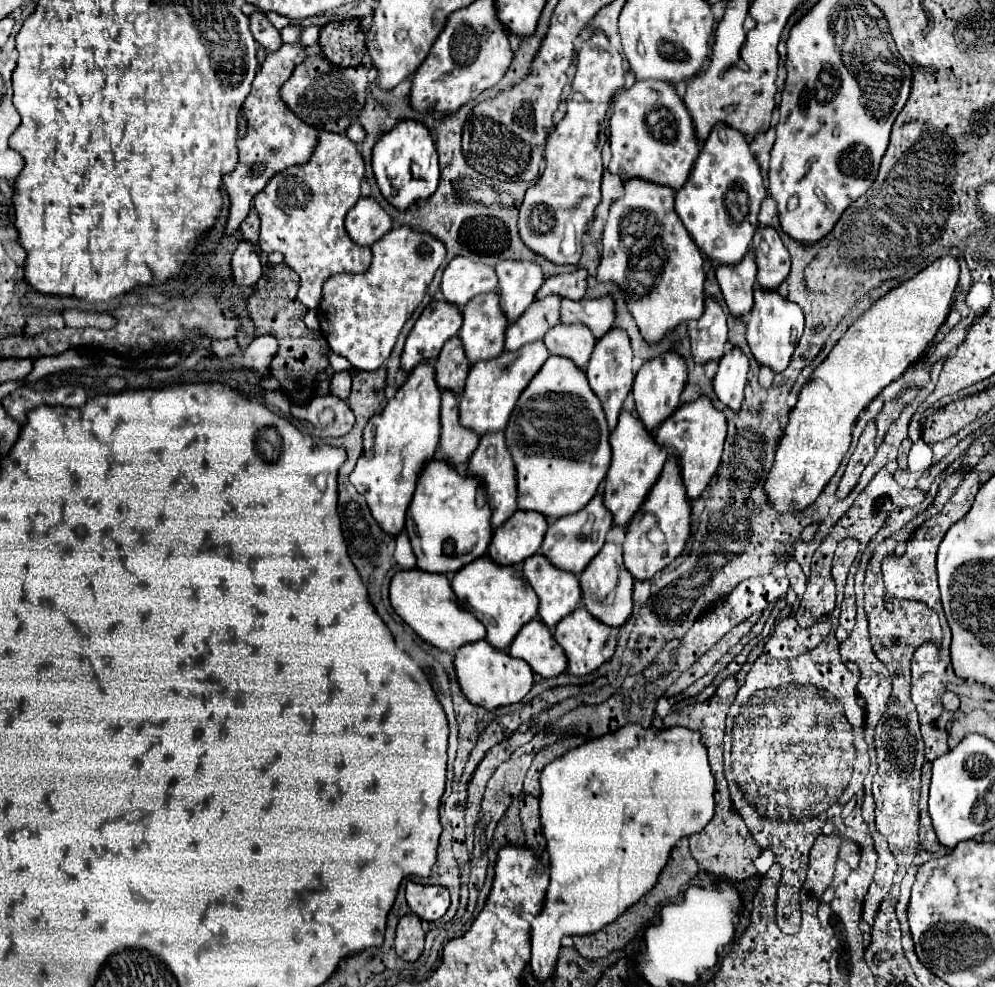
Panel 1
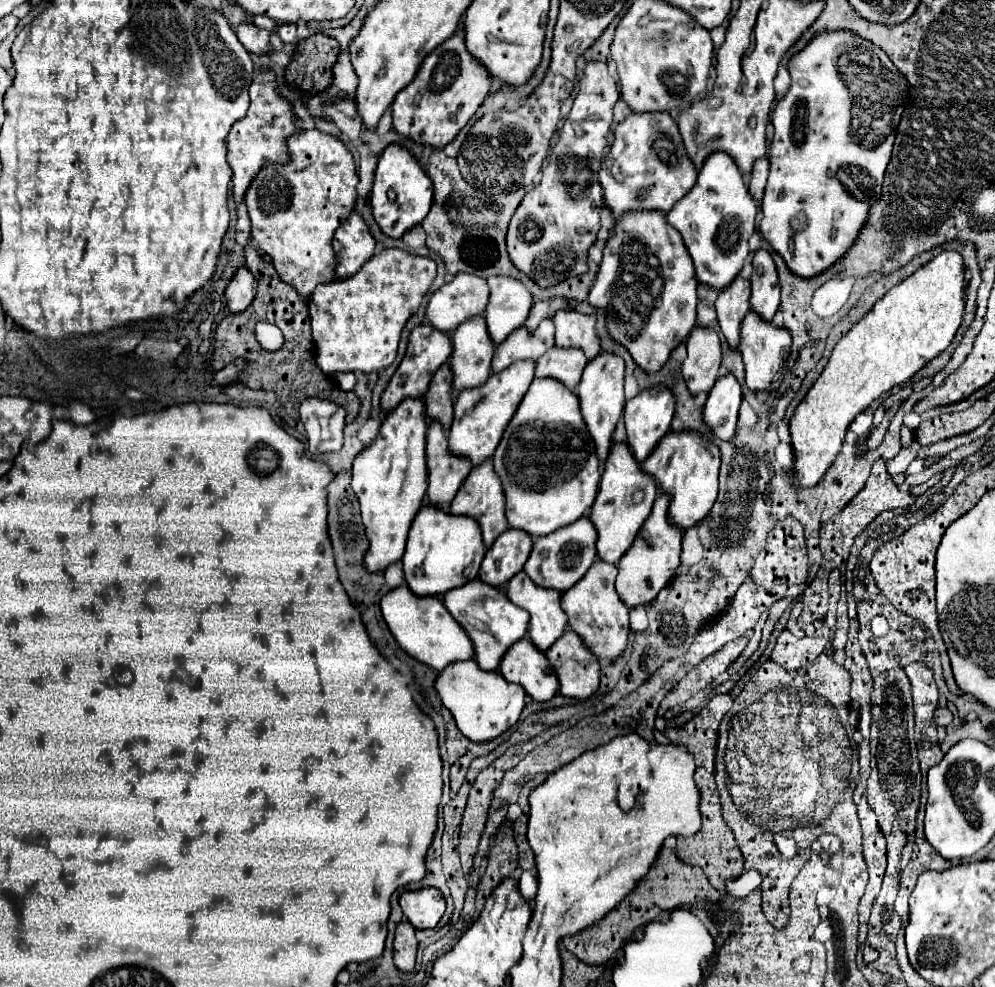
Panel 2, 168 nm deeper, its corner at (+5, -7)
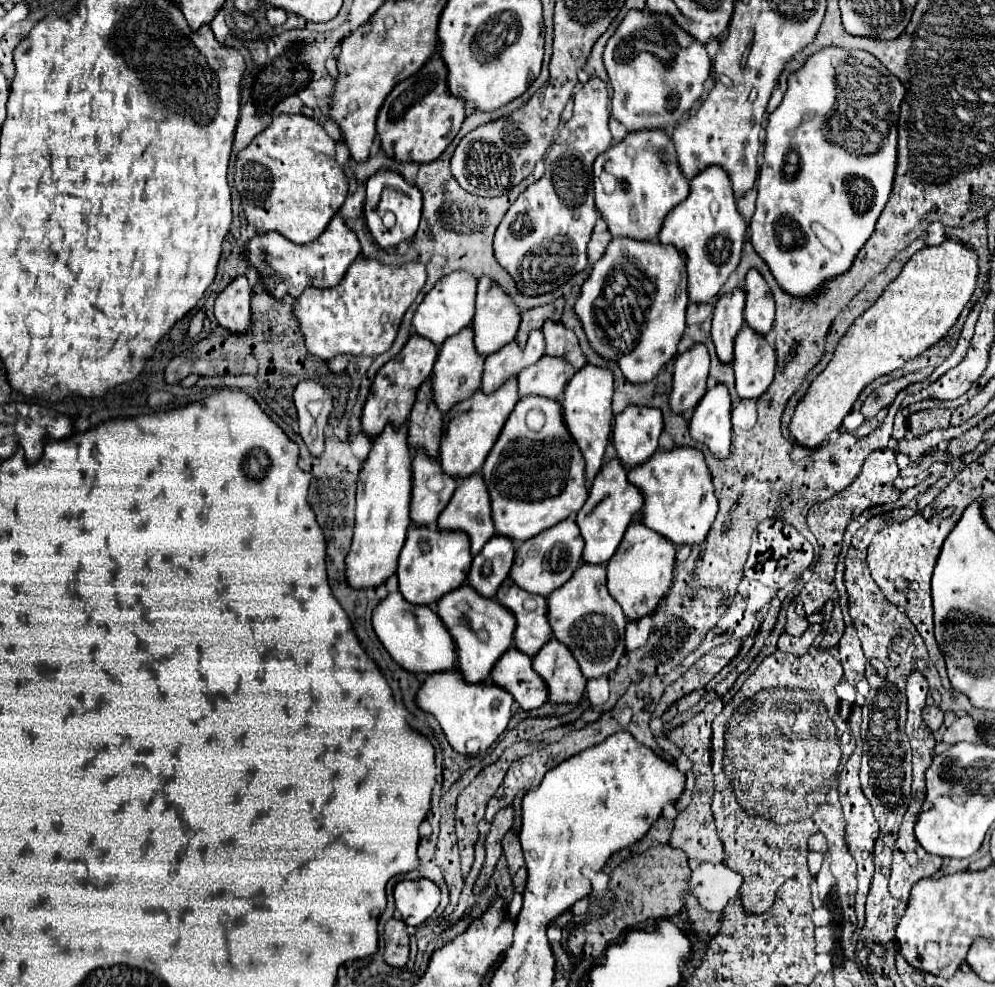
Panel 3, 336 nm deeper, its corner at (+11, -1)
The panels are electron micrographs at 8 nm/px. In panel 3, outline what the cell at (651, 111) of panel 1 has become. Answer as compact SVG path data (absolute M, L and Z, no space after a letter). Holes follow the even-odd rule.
M645 130L645 134L627 134L625 140L621 140L617 146L607 150L605 154L597 156L593 164L593 180L595 180L595 206L601 212L603 220L609 226L609 232L613 238L633 238L639 242L645 240L657 240L659 230L665 222L665 216L689 196L689 180L681 174L677 166L677 156L673 150L671 138L663 130ZM609 172L615 176L615 190L611 194L605 194L601 184L601 174Z

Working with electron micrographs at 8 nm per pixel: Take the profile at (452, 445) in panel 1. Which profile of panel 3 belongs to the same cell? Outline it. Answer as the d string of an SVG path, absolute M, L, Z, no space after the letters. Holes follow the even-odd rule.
M415 454L411 466L411 524L435 528L437 516L451 500L457 480L441 470L437 460Z

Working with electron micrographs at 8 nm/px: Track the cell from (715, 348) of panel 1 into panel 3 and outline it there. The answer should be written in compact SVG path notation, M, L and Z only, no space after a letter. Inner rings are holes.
M695 344L691 350L675 358L673 388L669 394L669 408L675 414L685 414L695 408L707 392L709 352L705 344Z

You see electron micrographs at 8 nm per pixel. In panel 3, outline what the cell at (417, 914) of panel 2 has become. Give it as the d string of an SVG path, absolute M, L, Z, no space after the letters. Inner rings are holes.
M403 880L397 882L393 896L401 920L407 926L419 926L437 910L441 890L429 880Z

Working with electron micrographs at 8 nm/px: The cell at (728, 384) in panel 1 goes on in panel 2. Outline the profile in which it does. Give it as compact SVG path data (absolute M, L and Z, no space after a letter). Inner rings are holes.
M731 372L717 378L705 402L703 420L721 440L731 440L731 436L735 434L739 404L741 404L741 386L737 378Z

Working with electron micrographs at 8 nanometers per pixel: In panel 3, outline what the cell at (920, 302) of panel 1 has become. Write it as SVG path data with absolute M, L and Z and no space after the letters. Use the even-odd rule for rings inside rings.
M949 238L939 246L925 246L913 254L877 302L851 324L827 368L813 380L807 394L799 400L789 424L795 440L801 446L817 448L829 432L839 430L843 418L851 412L855 400L869 382L901 368L905 362L937 344L971 300L977 276L977 254L963 242Z

